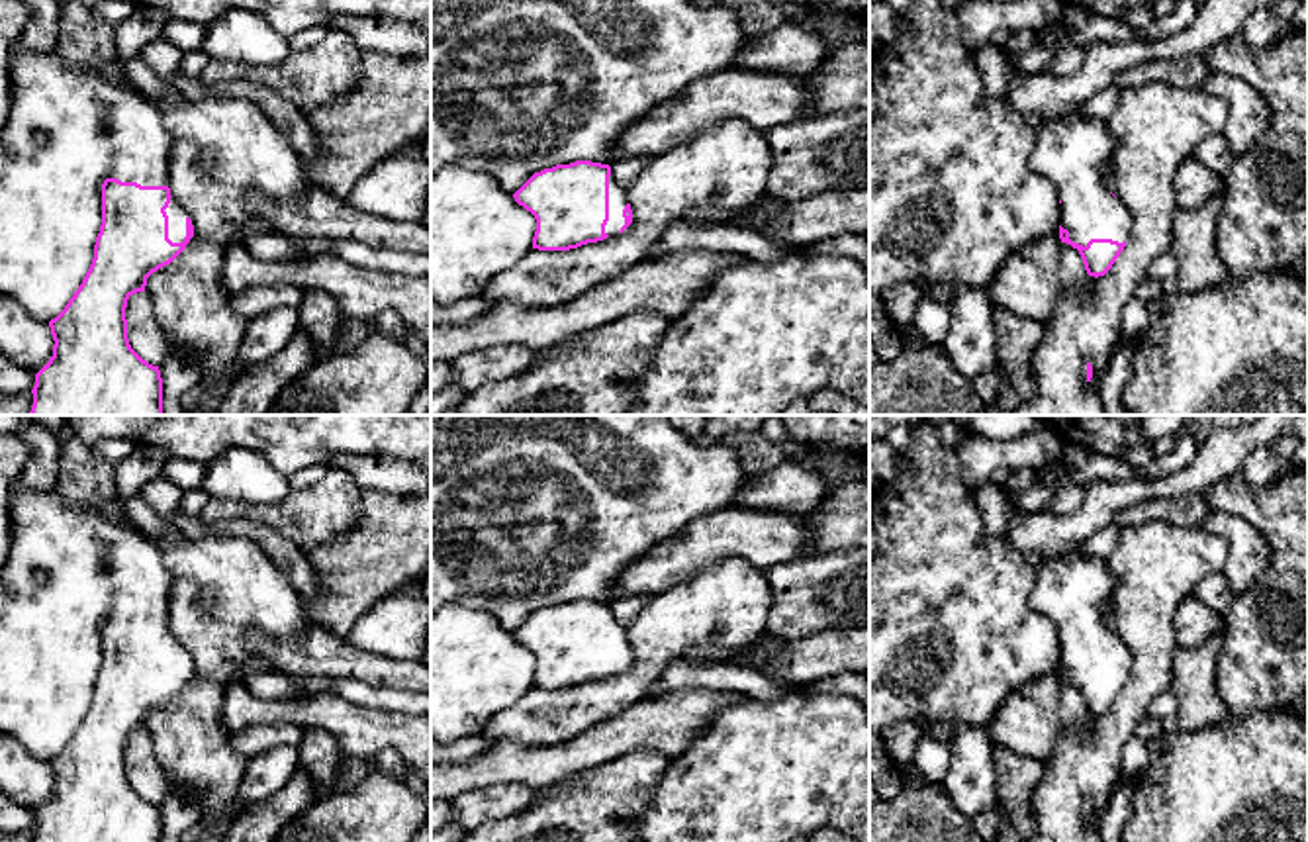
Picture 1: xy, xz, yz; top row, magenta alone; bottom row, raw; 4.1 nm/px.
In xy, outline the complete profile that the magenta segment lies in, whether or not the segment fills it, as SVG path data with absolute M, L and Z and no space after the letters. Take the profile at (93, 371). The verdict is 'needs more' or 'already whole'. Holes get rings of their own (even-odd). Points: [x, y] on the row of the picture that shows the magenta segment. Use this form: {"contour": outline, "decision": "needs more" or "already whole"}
{"contour": "M55 49L10 51L8 72L12 84L12 104L8 119L0 133L0 296L12 298L33 319L45 321L53 335L53 356L35 374L33 405L29 415L163 415L163 378L159 366L143 360L129 345L125 307L127 300L145 292L147 278L159 268L170 264L194 237L192 219L170 196L170 147L172 137L164 129L161 110L139 92L127 76L116 80L106 72L116 69L125 74L125 59L117 57L106 67L78 70L69 67Z", "decision": "needs more"}

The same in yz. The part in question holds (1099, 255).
{"contour": "M1081 108L1040 117L1030 166L1057 190L1059 239L1079 251L1089 276L1104 276L1132 231L1128 208L1108 190L1116 137Z", "decision": "needs more"}

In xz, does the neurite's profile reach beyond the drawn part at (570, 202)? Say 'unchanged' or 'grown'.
grown

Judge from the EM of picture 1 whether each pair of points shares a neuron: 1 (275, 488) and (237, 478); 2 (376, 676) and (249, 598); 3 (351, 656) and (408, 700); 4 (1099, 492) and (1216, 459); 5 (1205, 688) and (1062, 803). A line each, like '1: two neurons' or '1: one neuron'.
1: one neuron
2: two neurons
3: two neurons
4: one neuron
5: two neurons

